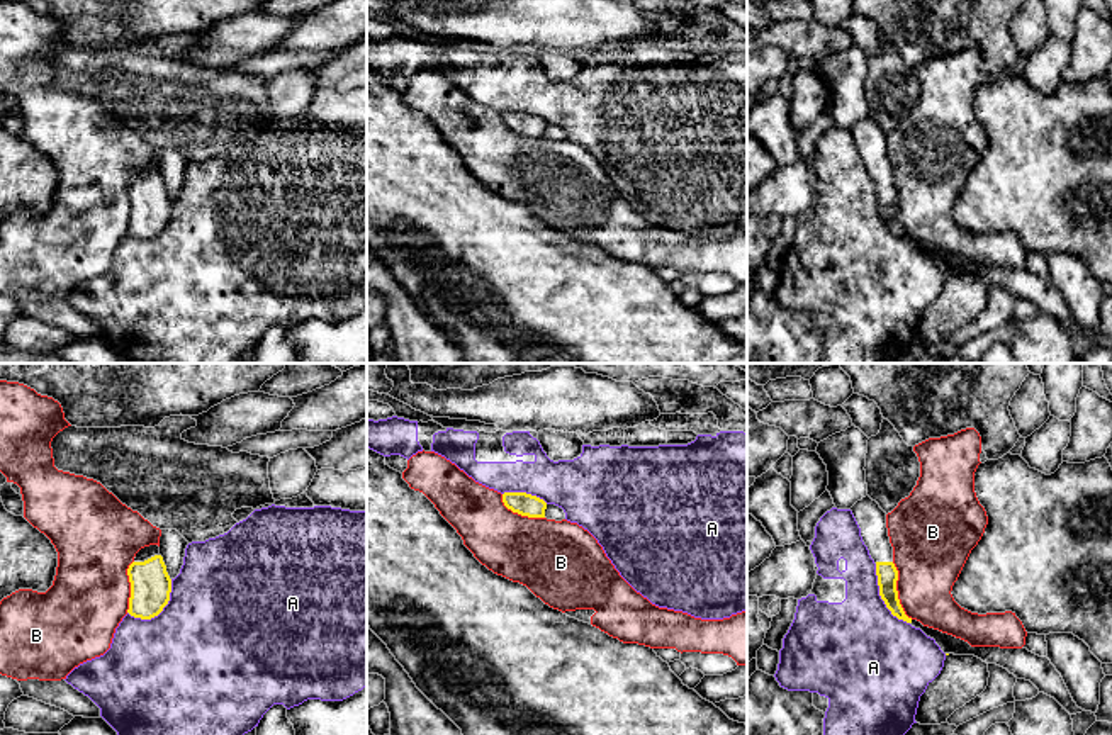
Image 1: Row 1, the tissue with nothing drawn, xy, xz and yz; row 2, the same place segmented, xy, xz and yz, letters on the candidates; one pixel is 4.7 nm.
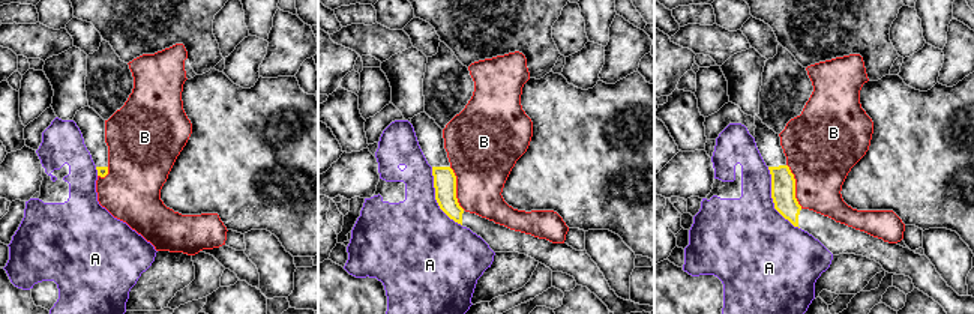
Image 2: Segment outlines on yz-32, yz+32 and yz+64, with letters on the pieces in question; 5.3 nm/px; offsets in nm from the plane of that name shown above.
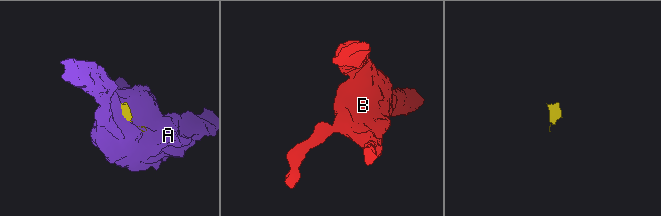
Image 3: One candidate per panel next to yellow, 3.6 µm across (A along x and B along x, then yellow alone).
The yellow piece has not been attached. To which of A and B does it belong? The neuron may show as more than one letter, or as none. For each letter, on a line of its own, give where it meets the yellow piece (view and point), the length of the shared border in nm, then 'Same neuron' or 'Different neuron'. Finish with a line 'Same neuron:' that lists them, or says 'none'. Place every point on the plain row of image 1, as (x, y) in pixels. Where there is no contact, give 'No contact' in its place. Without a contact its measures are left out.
A: Touches yellow at yz (881, 218). Shared border 340 nm. Different neuron
B: Touches yellow at yz (897, 211). Shared border 280 nm. Different neuron
Same neuron: none

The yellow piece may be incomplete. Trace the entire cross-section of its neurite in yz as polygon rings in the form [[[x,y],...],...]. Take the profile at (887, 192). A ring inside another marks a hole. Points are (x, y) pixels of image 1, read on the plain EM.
[[[869,115],[857,121],[851,131],[861,148],[862,161],[876,183],[879,216],[893,236],[920,248],[927,256],[935,260],[944,273],[974,275],[986,283],[997,283],[1017,299],[1031,300],[1039,312],[1054,317],[1070,334],[1083,331],[1073,321],[1061,294],[1047,277],[1039,277],[1024,267],[971,267],[961,258],[924,246],[920,241],[908,238],[898,219],[898,190],[893,183],[893,166],[888,156],[886,132]]]

